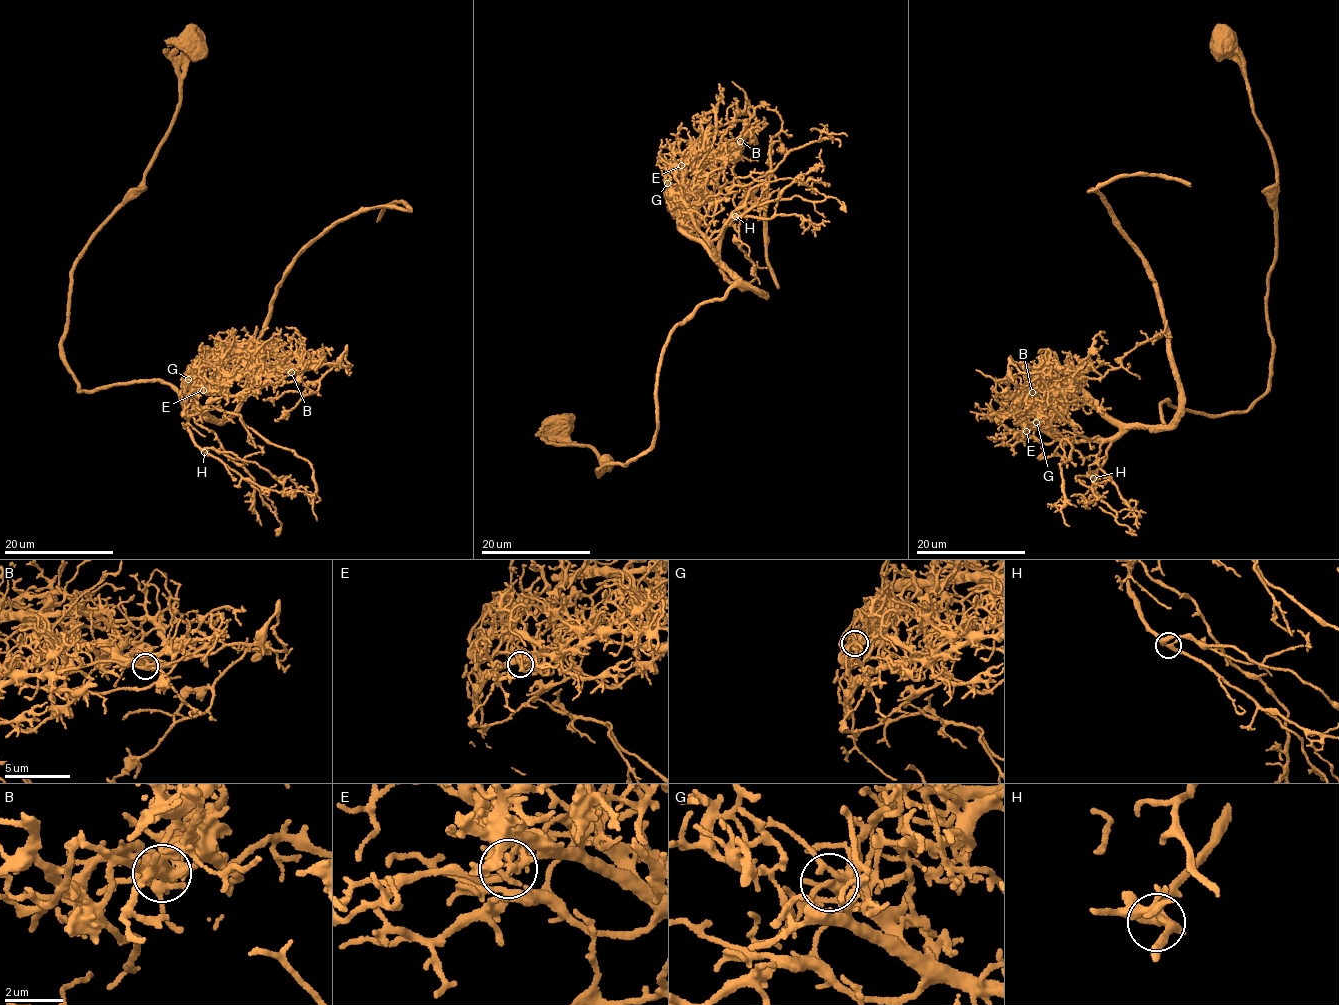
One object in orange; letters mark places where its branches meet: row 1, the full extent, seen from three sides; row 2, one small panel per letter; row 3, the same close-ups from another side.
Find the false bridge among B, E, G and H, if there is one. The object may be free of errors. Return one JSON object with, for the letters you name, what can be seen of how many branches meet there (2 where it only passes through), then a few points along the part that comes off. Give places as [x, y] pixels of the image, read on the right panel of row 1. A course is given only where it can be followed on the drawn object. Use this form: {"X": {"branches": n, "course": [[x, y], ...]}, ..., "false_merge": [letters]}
{"B": {"branches": 4, "course": [[1032, 393], [1011, 383], [1010, 363], [1026, 373], [1042, 371], [1049, 391], [1062, 392], [1067, 400], [1111, 407]]}, "false_merge": ["B"]}

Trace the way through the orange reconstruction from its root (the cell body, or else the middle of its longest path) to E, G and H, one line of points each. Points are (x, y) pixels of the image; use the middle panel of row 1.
E: (561, 425), (611, 467), (599, 476), (598, 468), (647, 452), (668, 334), (734, 282), (684, 203), (681, 165)
G: (561, 425), (611, 467), (599, 476), (598, 468), (647, 452), (668, 334), (734, 282), (667, 183)
H: (561, 425), (611, 467), (599, 476), (598, 468), (649, 449), (662, 348), (734, 282), (712, 239), (735, 216)

